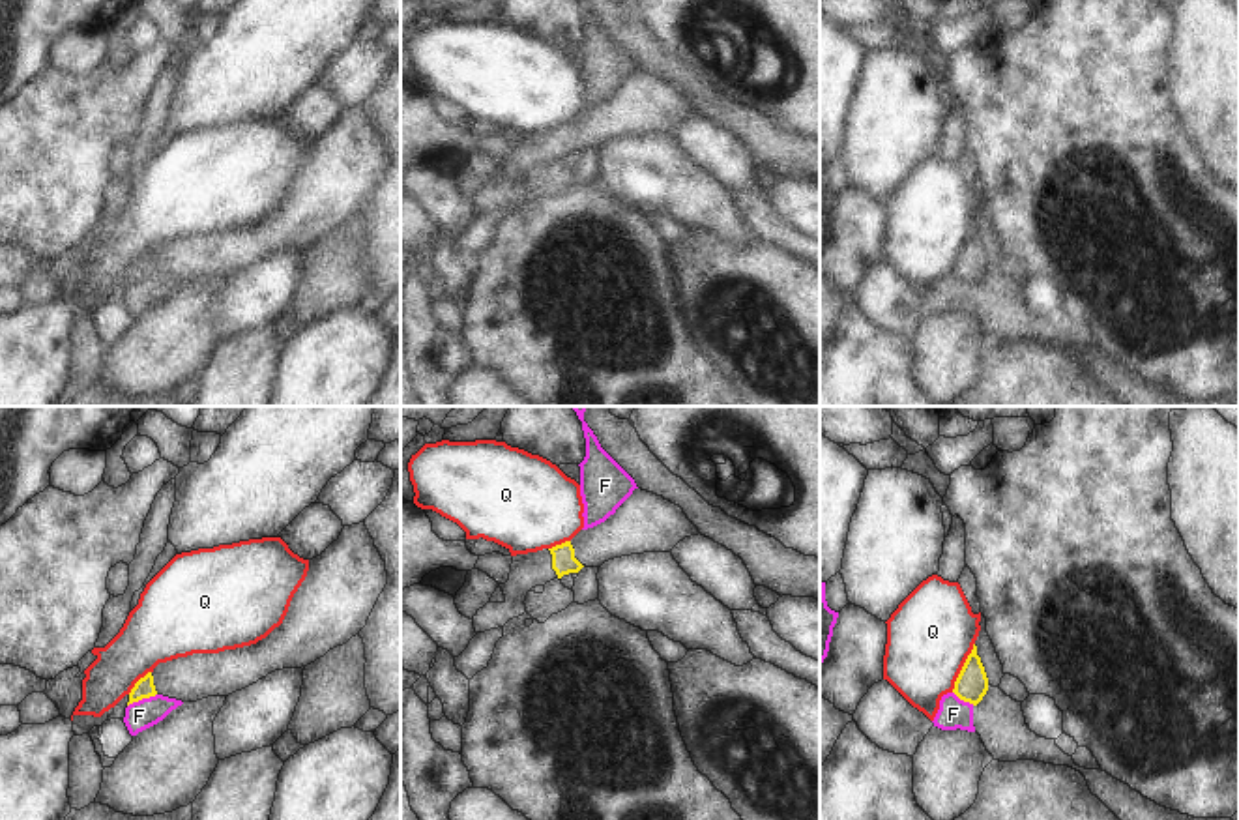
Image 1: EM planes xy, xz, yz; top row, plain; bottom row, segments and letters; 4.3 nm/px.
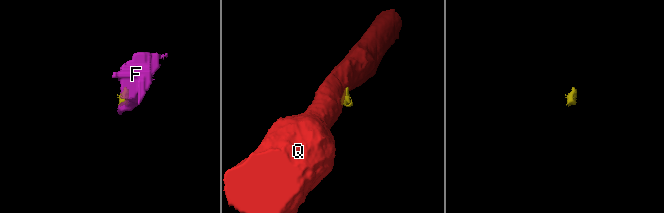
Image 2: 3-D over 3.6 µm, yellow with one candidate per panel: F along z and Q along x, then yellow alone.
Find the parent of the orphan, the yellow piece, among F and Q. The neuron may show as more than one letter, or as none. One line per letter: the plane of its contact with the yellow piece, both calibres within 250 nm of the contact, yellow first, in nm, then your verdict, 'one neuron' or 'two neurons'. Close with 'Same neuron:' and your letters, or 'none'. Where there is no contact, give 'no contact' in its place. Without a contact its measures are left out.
F: contact in xy; calibres 90 and 130 nm; two neurons
Q: contact in yz; calibres 140 and 360 nm; two neurons
Same neuron: none

